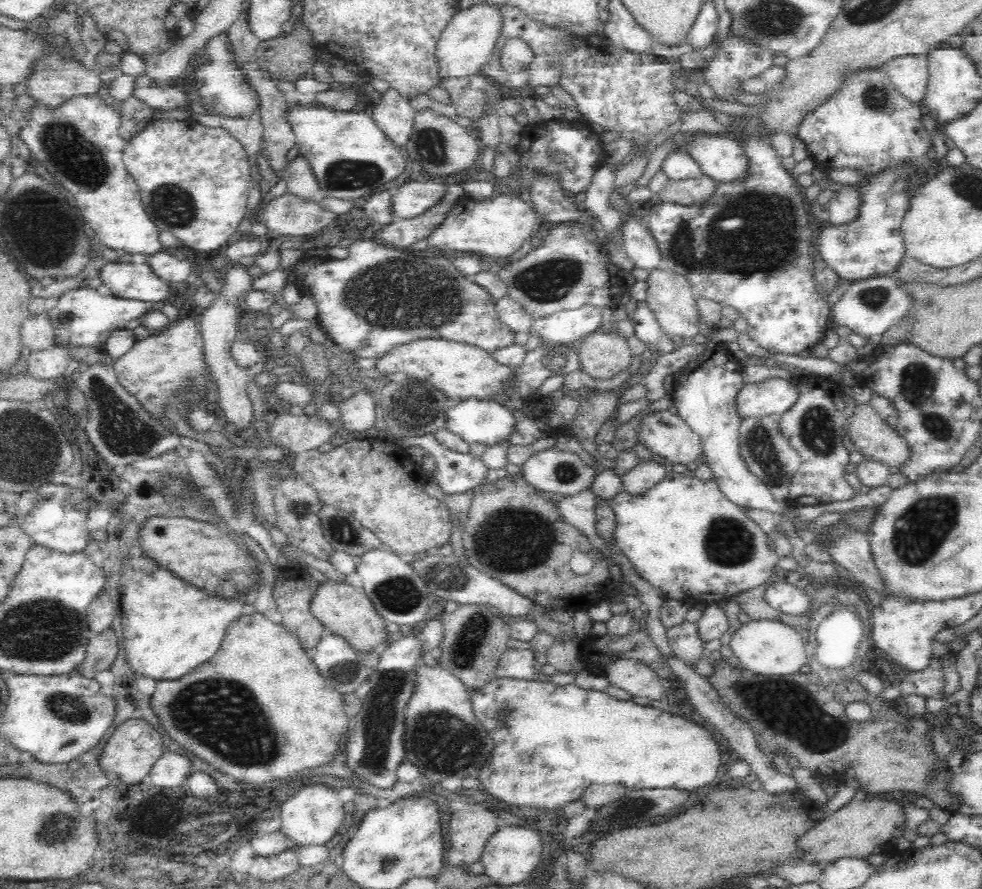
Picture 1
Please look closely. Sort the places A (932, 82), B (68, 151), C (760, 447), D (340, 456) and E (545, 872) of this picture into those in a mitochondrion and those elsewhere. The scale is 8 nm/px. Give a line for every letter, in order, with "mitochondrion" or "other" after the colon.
A: other
B: mitochondrion
C: mitochondrion
D: other
E: other

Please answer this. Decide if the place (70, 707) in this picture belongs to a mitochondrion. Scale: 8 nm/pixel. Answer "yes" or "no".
yes

